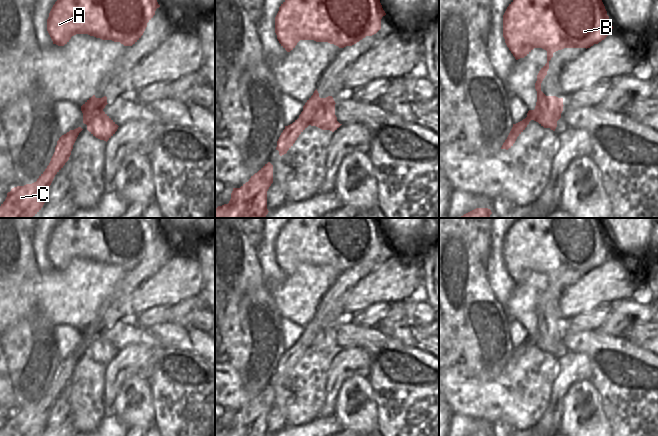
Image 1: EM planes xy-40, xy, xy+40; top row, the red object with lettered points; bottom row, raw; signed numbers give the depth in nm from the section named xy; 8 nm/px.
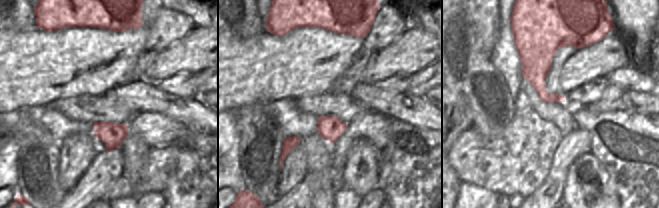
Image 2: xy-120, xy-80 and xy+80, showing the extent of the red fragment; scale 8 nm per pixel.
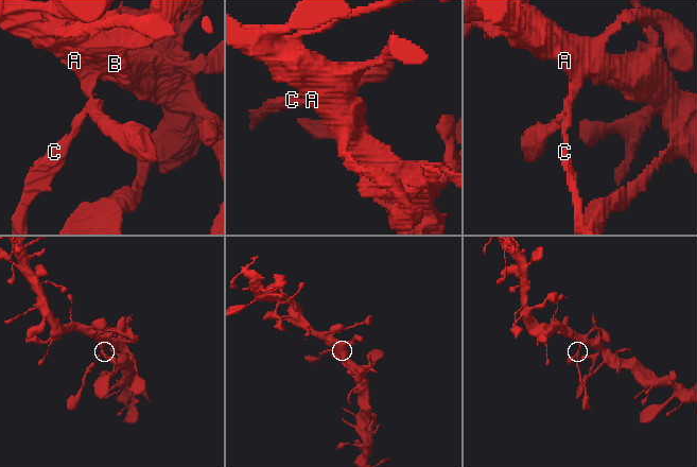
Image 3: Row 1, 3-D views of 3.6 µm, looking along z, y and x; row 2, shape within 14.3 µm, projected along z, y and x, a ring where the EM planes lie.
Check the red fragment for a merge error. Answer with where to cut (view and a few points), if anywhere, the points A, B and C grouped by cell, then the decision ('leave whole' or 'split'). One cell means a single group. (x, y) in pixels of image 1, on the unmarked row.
xy (299, 341), (309, 348) | A B / C | split

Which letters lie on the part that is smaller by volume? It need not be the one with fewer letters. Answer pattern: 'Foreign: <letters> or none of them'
Foreign: C

